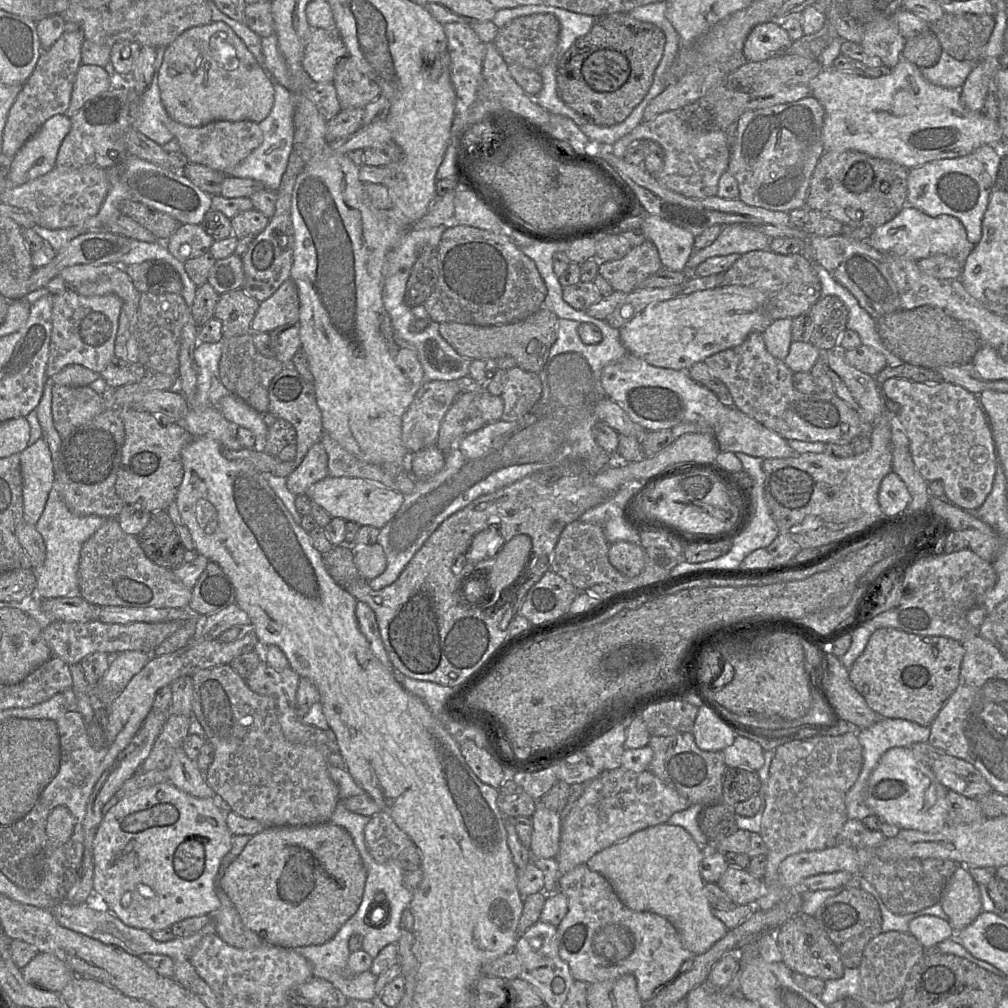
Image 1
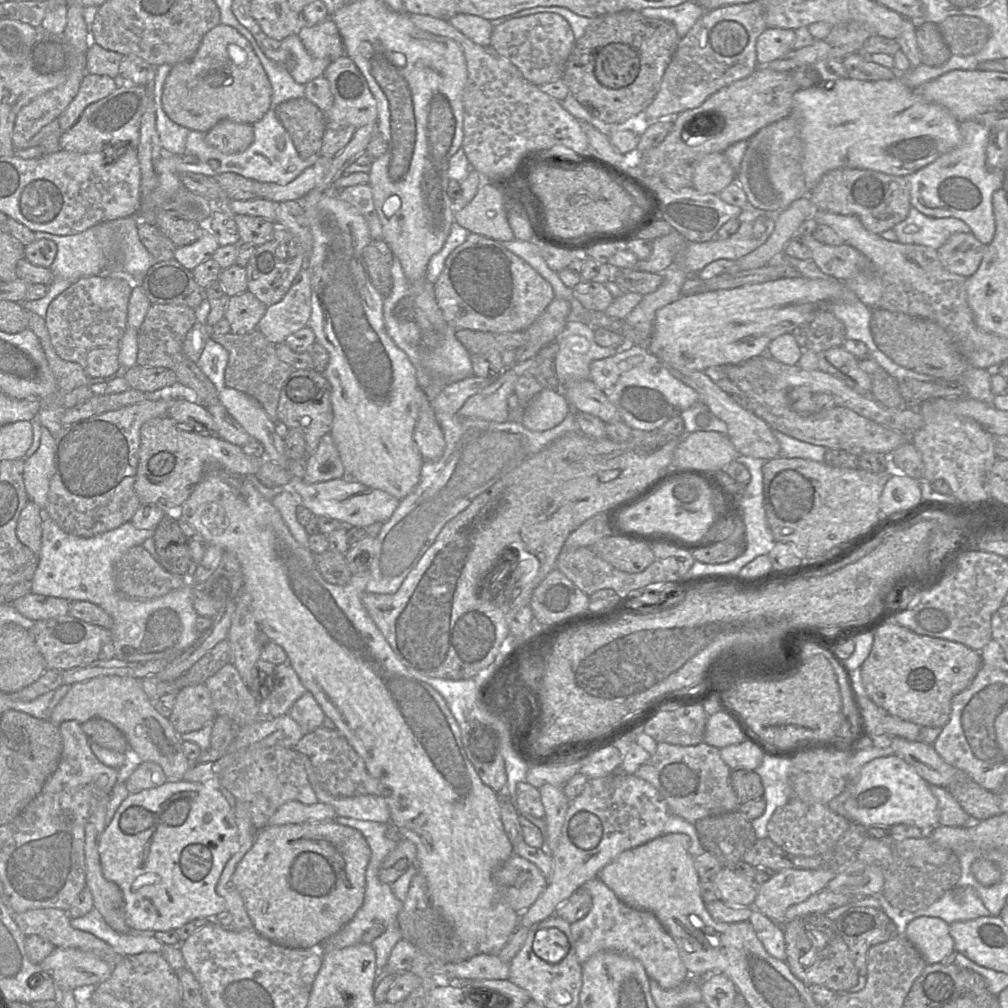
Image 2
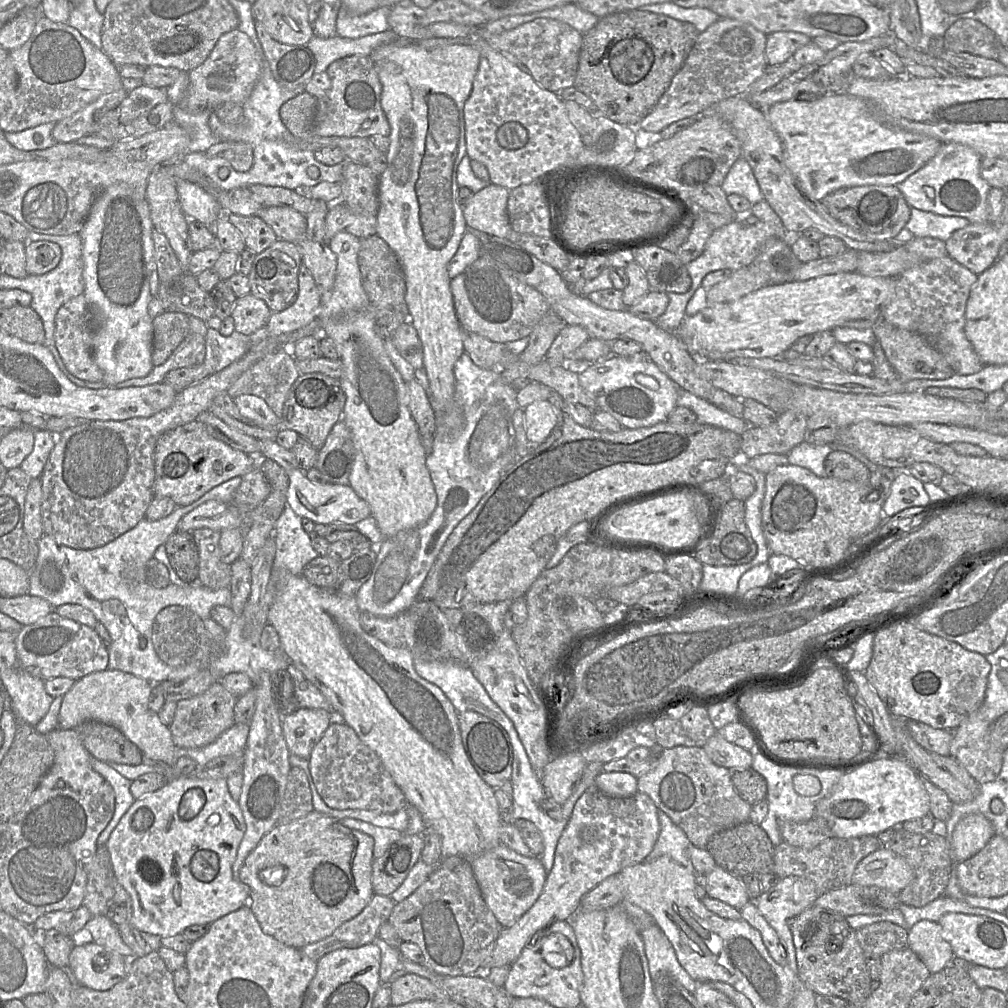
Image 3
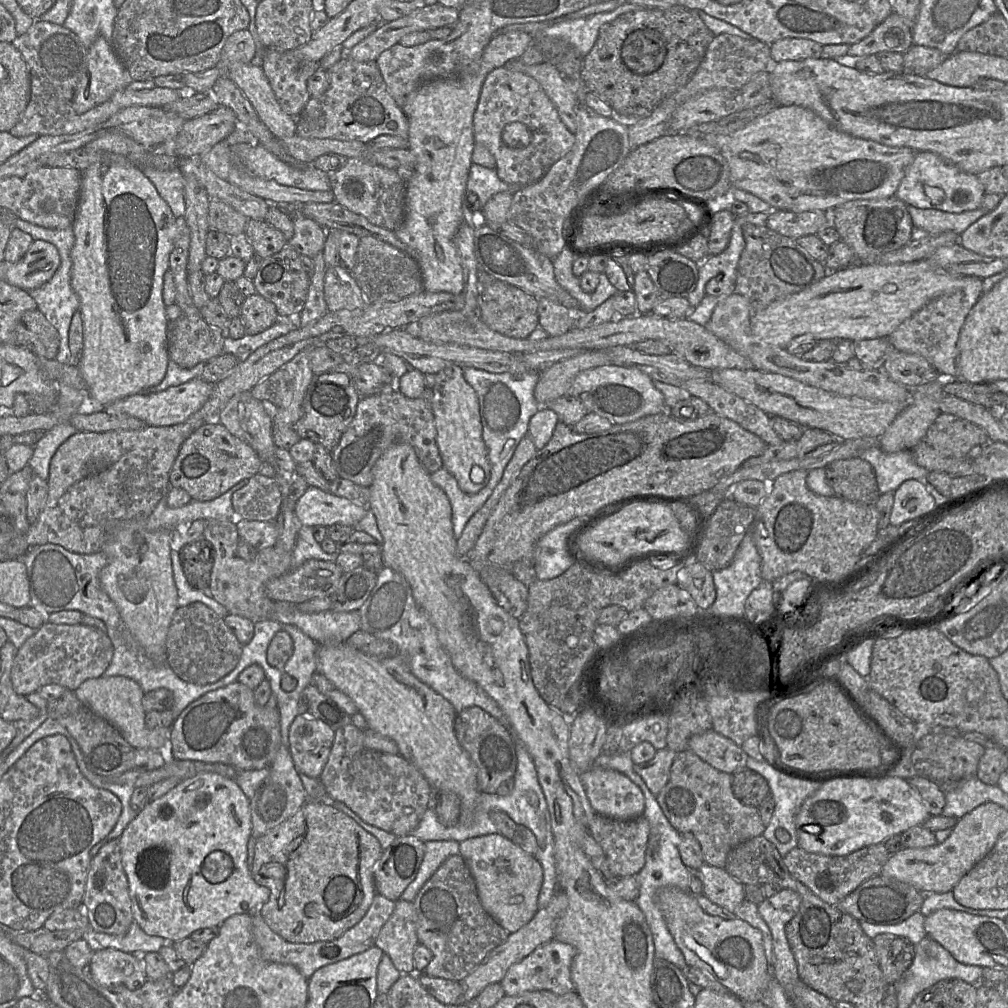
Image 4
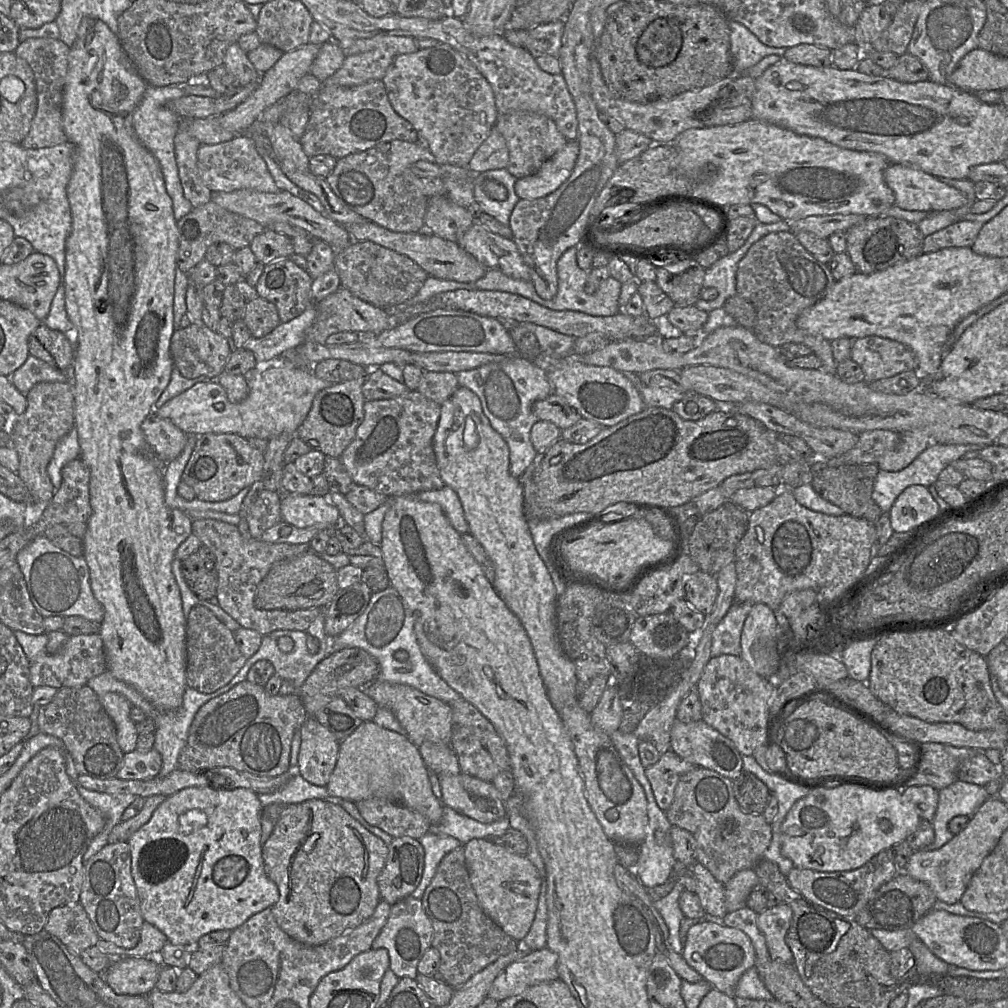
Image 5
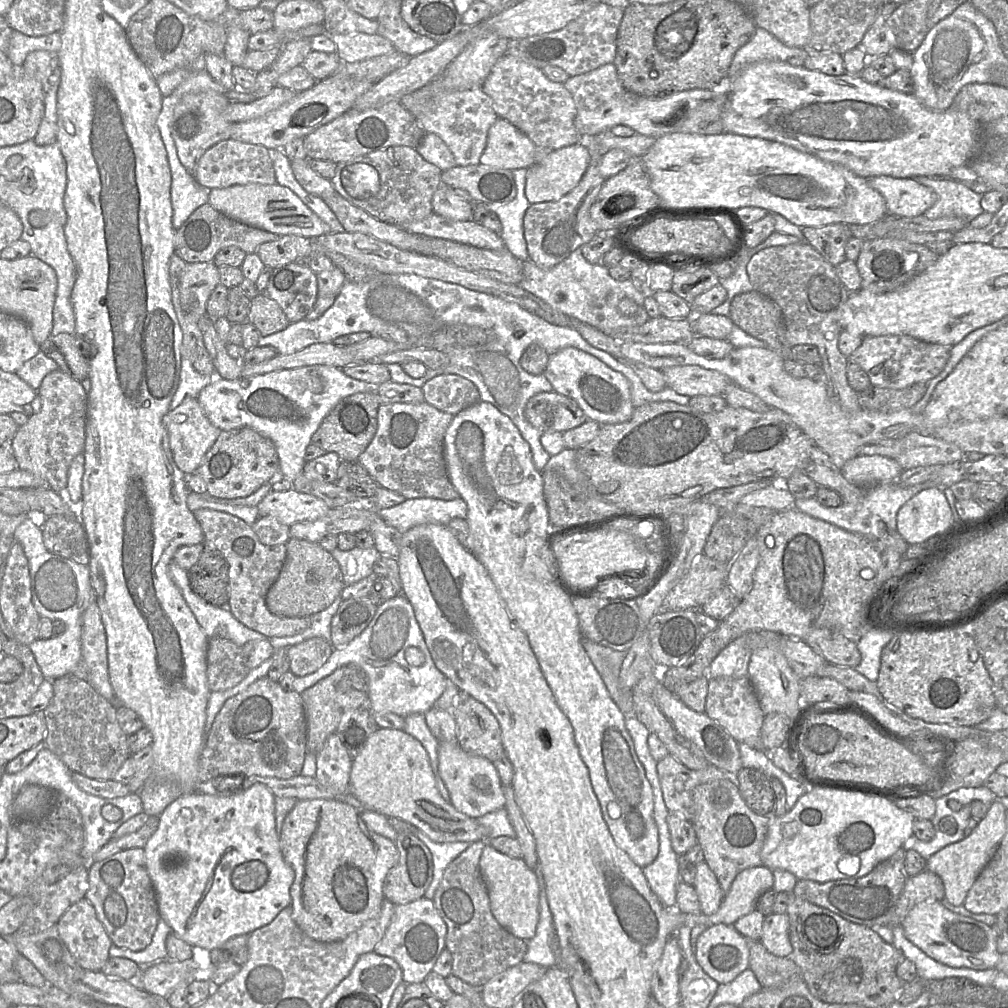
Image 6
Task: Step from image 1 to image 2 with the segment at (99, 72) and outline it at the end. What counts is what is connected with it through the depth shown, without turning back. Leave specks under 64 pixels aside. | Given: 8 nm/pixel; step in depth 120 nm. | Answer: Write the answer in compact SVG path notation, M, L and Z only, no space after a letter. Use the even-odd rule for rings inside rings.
M86 73L79 91L58 118L62 132L72 128L86 107L110 95L119 86L119 81L107 75Z

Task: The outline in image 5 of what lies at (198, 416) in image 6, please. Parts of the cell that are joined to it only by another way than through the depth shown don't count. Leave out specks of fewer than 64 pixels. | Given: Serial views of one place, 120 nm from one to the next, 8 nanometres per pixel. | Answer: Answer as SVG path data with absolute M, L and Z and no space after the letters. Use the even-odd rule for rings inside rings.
M150 414L142 423L146 441L163 462L169 463L183 451L188 434L169 419Z

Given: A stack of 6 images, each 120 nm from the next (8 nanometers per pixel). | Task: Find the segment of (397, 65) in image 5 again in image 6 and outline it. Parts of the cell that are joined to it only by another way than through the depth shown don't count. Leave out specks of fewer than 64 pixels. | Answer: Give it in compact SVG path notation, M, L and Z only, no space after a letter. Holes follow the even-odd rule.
M436 80L403 96L400 103L417 120L426 133L438 135L452 152L457 166L472 166L480 163L490 127L498 116L491 98L482 87L469 90L448 90Z

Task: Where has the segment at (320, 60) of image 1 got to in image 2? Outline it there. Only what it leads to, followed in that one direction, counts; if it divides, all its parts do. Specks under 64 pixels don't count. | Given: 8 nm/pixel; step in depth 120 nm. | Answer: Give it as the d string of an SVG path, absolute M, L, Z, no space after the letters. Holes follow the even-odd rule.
M330 17L315 25L306 24L297 36L314 58L328 59L334 62L345 56L343 39L337 25Z

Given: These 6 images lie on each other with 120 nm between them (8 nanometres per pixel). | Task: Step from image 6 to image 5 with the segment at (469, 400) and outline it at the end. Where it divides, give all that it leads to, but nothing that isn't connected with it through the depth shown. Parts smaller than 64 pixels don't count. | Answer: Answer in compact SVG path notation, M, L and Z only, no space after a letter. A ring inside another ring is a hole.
M424 372L417 388L426 398L441 405L460 387L458 377L452 372Z

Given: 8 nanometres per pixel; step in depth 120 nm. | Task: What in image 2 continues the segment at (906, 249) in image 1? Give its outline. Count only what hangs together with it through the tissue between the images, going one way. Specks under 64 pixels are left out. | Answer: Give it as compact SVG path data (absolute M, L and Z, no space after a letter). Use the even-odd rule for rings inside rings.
M915 207L909 209L907 217L895 225L898 242L919 244L934 249L941 247L955 233L969 233L970 227L955 217L933 218L926 216Z

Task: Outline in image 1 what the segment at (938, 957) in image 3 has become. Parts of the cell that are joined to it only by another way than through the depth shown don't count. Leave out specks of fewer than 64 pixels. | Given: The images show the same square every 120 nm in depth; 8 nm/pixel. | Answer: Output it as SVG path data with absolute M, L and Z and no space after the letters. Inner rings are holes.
M921 915L909 923L909 933L929 949L956 935L949 921L934 915Z

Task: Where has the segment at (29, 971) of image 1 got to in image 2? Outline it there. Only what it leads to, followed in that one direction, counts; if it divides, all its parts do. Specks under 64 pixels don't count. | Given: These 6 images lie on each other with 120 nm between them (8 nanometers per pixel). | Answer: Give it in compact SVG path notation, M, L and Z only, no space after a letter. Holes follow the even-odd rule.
M55 948L40 964L59 991L90 990L108 979L113 971L95 954L76 948Z

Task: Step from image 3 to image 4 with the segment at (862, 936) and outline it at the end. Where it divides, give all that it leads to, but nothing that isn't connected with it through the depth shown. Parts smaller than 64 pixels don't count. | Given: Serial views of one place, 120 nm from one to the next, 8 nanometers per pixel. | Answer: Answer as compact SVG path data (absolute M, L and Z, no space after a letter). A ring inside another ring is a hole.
M888 933L872 940L885 980L889 985L897 983L914 960L915 945L905 937Z

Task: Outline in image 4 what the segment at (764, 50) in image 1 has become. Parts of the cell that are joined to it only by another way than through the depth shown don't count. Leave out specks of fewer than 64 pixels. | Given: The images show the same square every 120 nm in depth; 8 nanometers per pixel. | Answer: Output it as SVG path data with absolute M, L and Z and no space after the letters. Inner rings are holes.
M784 38L770 45L771 63L776 64L786 60L804 60L821 58L823 45L802 38Z

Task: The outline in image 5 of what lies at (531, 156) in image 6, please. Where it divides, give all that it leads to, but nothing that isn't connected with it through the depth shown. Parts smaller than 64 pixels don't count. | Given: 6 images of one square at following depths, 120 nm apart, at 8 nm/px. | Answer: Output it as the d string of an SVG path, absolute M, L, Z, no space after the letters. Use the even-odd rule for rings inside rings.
M494 126L474 153L469 162L468 168L474 174L479 174L488 170L503 169L508 166L509 151L505 139Z

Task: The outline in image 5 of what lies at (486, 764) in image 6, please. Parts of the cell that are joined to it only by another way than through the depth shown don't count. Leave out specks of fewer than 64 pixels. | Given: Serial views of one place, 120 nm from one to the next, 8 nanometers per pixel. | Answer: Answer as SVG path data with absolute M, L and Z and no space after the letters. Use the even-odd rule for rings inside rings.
M461 772L443 774L440 786L443 804L470 818L491 823L507 815L504 800L492 782Z

